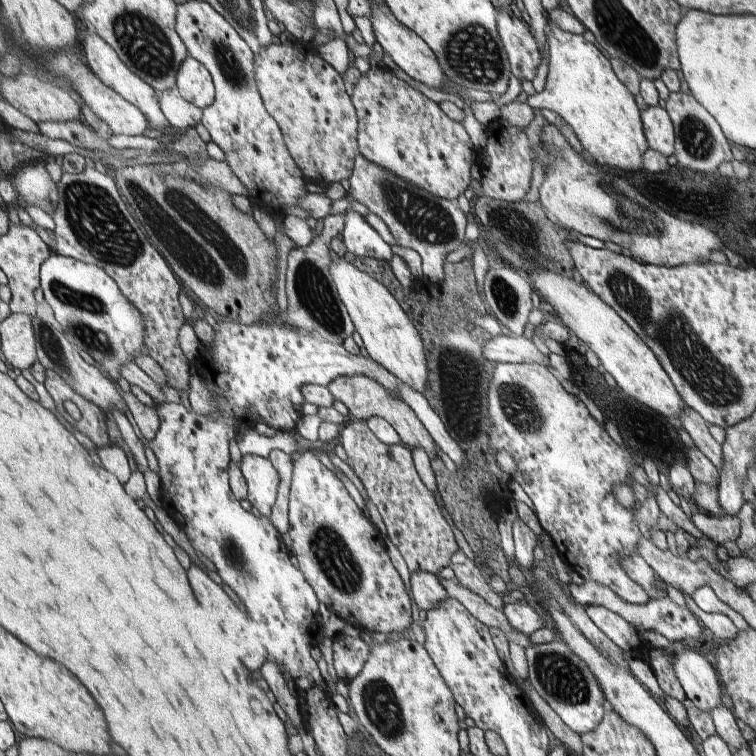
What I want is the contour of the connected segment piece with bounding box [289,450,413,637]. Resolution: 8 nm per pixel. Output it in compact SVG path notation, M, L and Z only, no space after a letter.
M307 450L293 464L289 492L289 523L289 533L293 542L291 550L298 560L298 568L302 569L303 575L315 589L319 602L325 604L330 612L336 612L336 616L344 622L377 637L387 636L390 632L410 632L413 624L412 602L400 574L390 564L388 552L380 538L381 533L364 516L364 512L358 508L342 482L320 463L312 450Z

